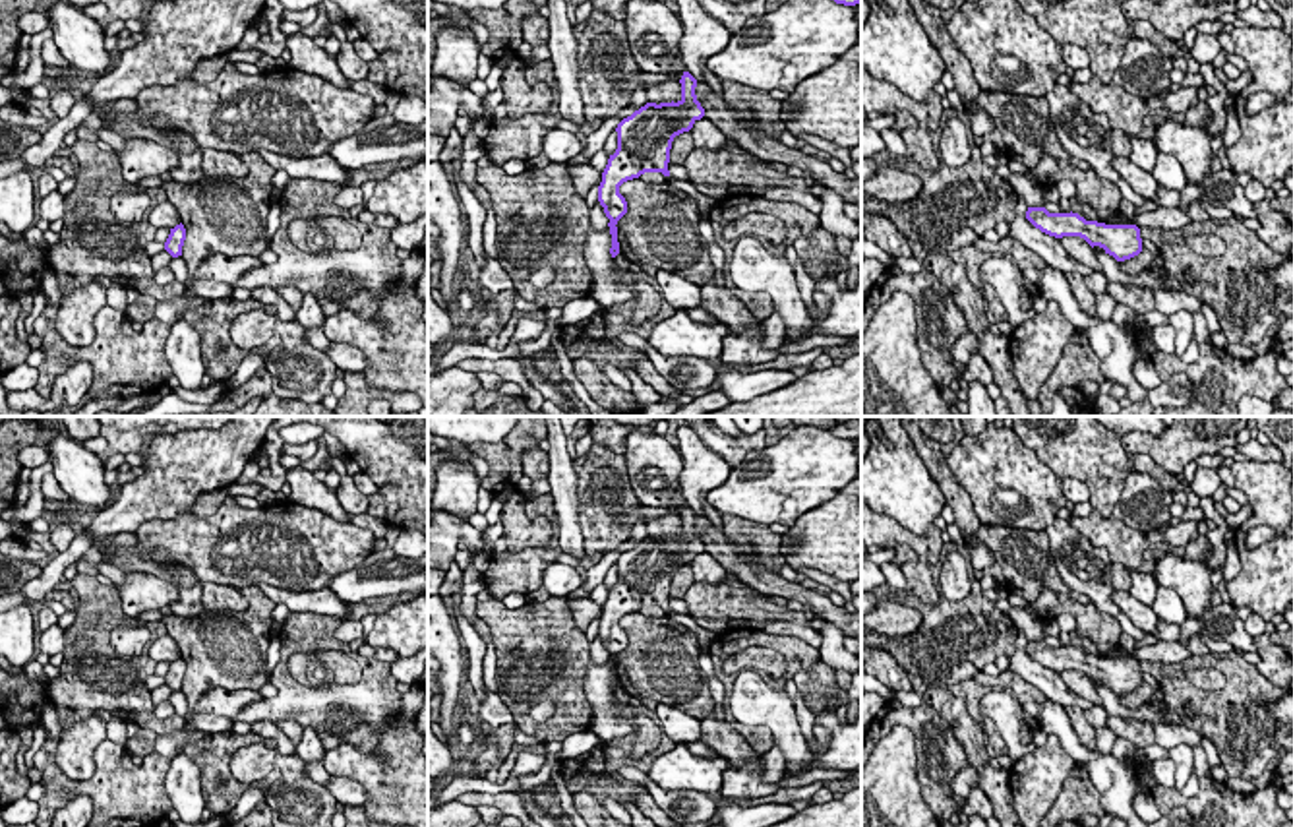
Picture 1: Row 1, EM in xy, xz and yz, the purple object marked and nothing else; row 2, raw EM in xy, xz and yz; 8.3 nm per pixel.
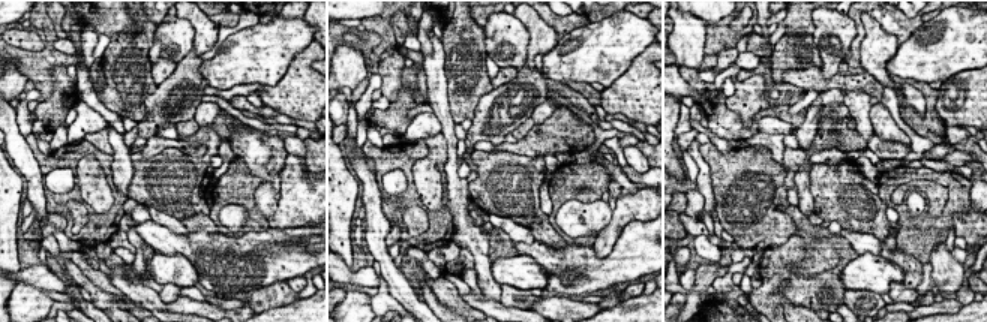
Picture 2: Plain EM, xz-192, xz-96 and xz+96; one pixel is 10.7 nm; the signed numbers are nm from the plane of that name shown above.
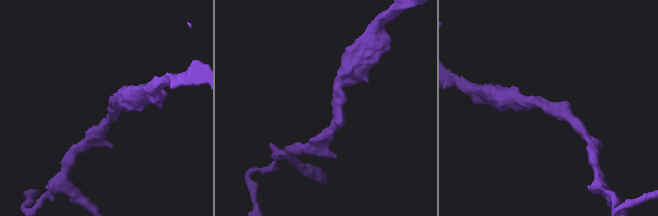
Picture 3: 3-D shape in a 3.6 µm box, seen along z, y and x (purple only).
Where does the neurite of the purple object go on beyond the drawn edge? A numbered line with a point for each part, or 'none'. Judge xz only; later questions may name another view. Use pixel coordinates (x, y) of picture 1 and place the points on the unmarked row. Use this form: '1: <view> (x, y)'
none

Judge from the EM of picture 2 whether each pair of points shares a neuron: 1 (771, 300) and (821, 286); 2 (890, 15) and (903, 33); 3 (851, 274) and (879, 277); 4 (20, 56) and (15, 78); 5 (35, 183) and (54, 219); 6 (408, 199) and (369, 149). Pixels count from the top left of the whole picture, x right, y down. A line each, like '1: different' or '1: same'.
1: same
2: same
3: same
4: different
5: different
6: same

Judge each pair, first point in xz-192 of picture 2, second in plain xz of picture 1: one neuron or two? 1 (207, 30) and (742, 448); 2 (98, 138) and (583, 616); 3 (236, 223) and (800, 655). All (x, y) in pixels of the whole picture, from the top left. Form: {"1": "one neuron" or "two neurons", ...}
{"1": "two neurons", "2": "one neuron", "3": "two neurons"}

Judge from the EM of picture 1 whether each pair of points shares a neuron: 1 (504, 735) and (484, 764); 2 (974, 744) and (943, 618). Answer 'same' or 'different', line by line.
1: same
2: same

